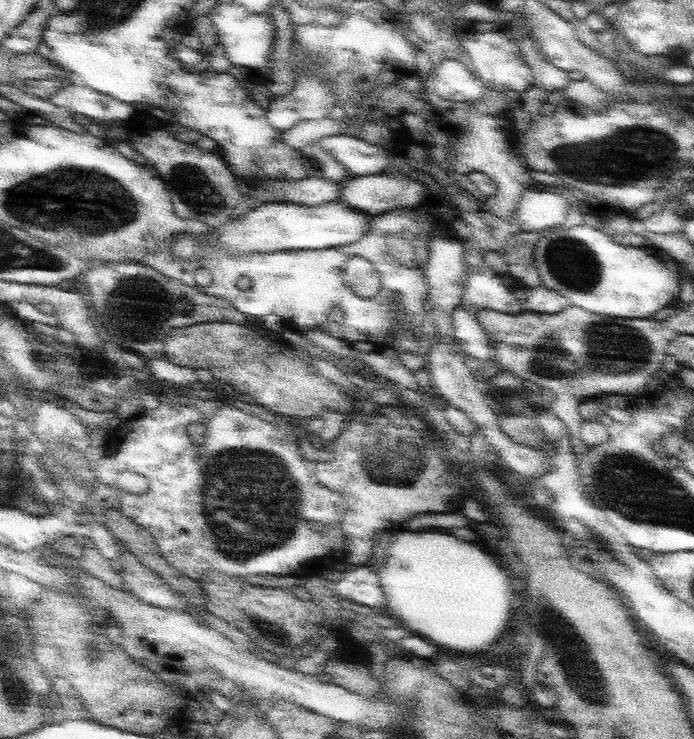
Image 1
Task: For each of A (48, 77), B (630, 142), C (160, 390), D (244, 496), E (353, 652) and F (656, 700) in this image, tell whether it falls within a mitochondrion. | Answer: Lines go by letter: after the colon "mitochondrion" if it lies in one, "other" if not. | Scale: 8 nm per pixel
A: other
B: mitochondrion
C: other
D: mitochondrion
E: other
F: other

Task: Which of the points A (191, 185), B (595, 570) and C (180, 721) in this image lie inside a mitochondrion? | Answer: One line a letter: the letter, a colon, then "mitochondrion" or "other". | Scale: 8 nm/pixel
A: mitochondrion
B: other
C: other

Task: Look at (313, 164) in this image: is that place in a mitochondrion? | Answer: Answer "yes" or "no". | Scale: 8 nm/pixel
no

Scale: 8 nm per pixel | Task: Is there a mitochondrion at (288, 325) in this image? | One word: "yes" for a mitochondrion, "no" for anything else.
no

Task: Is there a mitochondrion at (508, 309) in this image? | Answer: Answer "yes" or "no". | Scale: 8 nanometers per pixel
no

